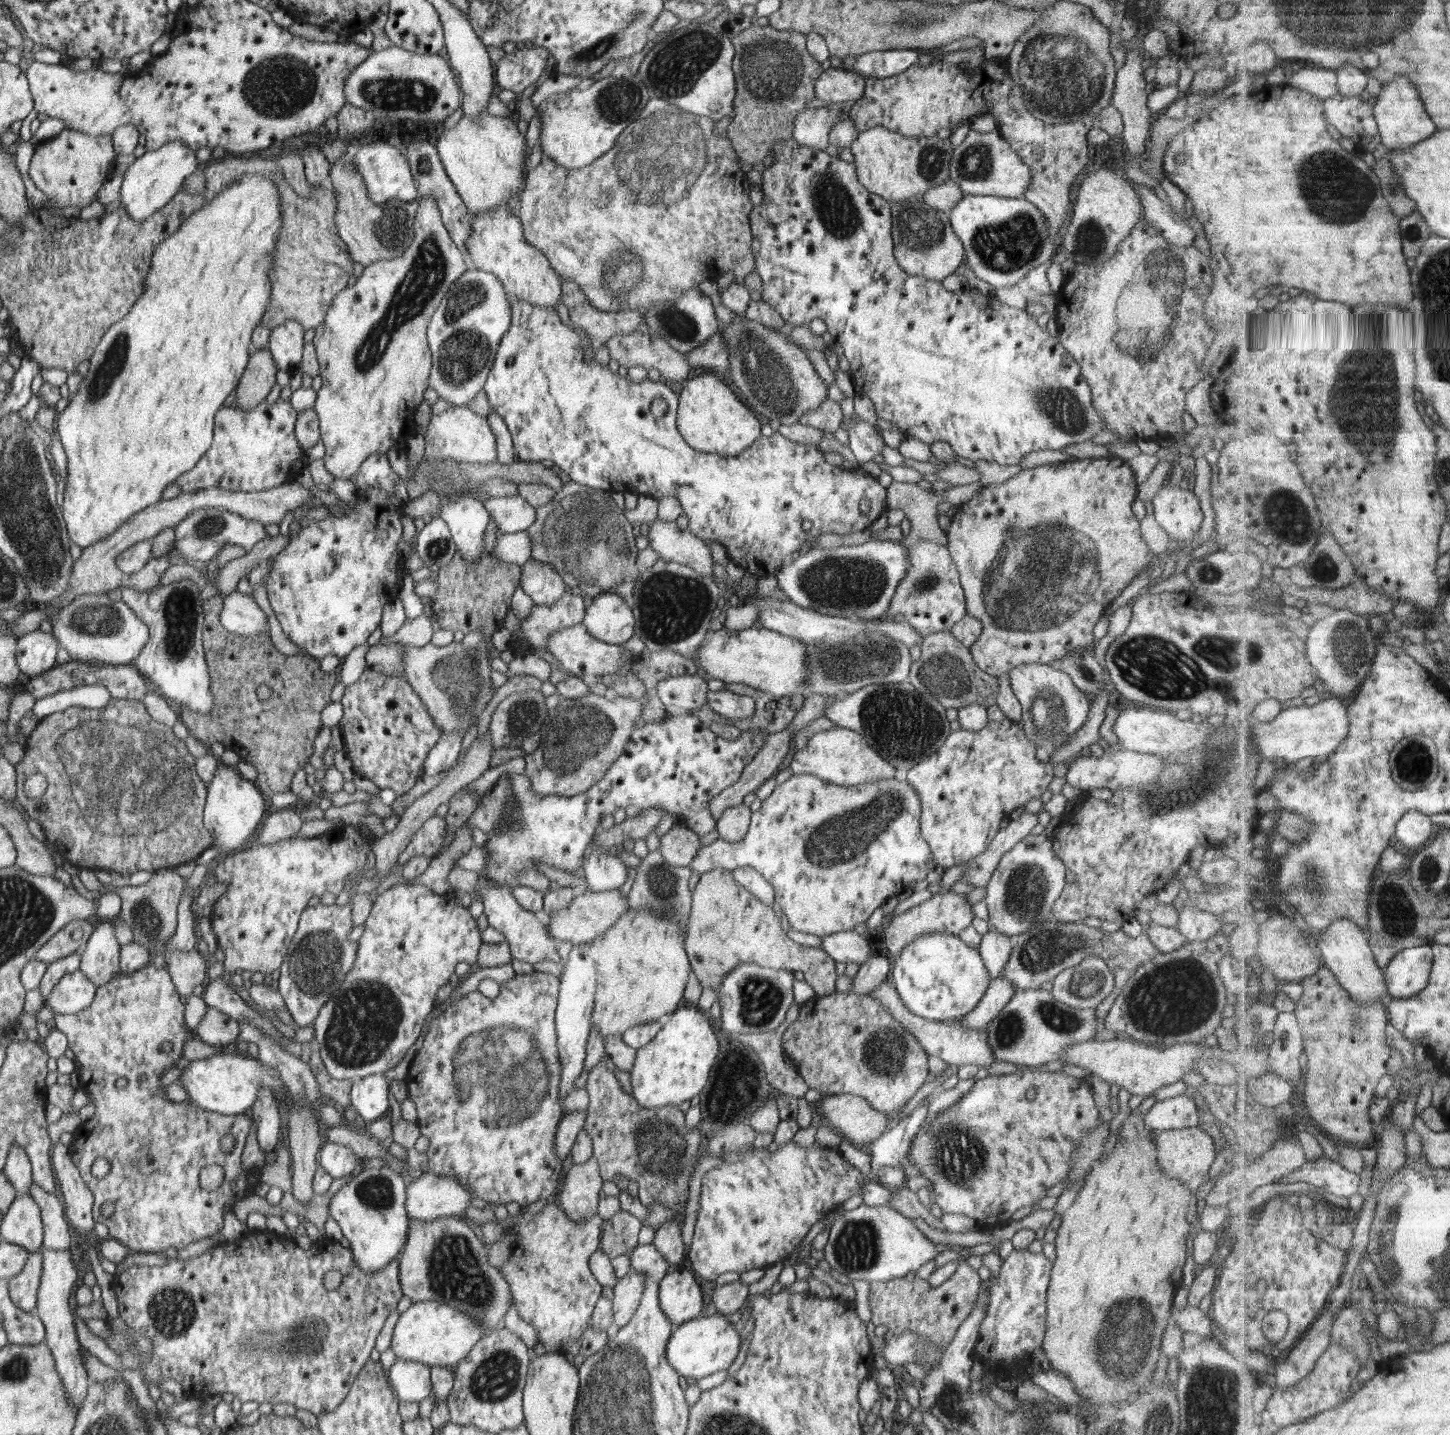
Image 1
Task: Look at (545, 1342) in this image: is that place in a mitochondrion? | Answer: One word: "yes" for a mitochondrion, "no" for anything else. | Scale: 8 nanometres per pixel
no

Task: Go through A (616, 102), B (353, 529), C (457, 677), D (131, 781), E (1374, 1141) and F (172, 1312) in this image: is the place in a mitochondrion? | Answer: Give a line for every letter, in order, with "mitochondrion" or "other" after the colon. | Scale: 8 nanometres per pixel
A: mitochondrion
B: other
C: mitochondrion
D: mitochondrion
E: other
F: mitochondrion

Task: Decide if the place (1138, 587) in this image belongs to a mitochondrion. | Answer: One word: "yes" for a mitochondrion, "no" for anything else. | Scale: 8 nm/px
no

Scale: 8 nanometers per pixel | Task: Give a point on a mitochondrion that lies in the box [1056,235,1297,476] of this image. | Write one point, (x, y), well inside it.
(1161, 274)

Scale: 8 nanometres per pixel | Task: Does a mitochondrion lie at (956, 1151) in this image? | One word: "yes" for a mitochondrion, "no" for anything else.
yes

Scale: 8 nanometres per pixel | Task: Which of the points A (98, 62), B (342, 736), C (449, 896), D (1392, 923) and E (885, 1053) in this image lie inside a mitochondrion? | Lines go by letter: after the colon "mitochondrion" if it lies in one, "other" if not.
A: other
B: other
C: other
D: mitochondrion
E: mitochondrion

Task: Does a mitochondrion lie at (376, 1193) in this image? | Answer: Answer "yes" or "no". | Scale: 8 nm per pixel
yes

